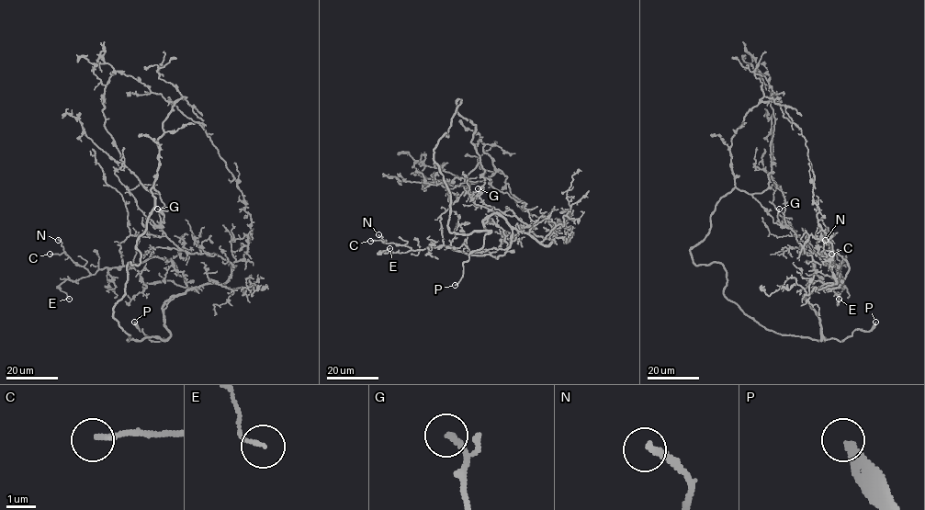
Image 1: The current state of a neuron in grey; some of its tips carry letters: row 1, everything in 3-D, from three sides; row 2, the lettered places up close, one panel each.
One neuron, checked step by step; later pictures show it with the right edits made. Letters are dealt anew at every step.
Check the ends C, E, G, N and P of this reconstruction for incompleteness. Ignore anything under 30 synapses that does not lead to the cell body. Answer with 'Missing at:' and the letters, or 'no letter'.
Missing at: C, P

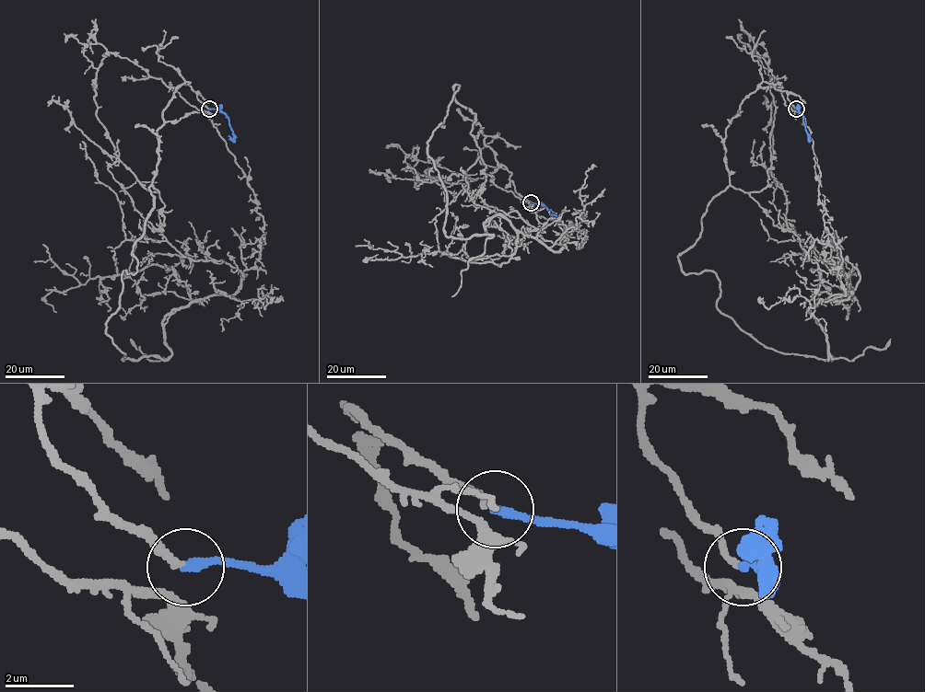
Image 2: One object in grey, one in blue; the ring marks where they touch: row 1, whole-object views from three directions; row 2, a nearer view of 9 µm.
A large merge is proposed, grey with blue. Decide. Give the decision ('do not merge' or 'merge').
merge

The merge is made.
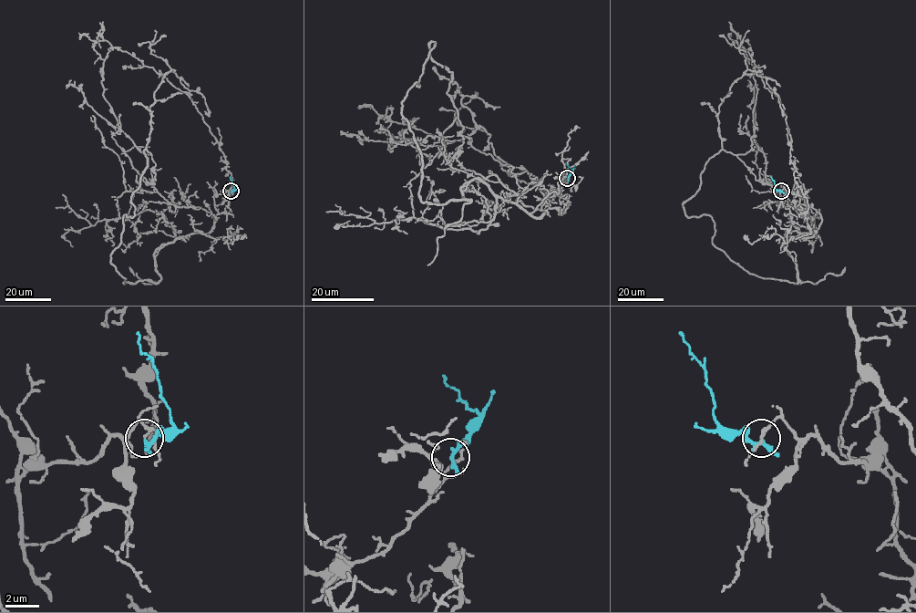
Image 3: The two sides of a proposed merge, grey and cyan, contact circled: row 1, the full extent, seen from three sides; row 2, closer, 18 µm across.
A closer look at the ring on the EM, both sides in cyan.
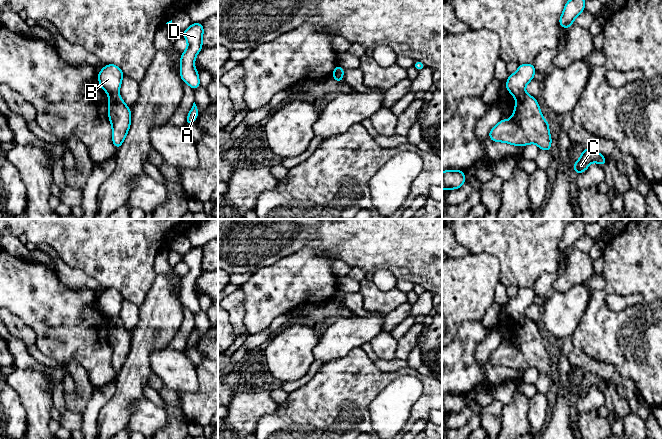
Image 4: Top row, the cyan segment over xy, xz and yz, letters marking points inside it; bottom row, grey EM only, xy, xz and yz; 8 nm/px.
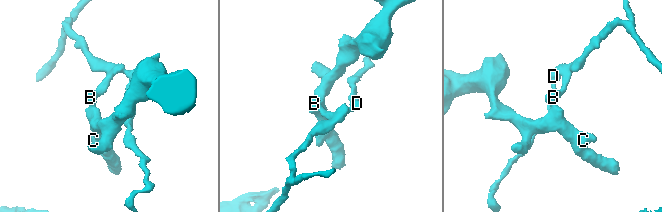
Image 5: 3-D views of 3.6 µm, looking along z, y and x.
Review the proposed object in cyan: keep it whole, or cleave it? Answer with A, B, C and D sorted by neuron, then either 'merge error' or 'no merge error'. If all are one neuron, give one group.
groups A B D / C; merge error

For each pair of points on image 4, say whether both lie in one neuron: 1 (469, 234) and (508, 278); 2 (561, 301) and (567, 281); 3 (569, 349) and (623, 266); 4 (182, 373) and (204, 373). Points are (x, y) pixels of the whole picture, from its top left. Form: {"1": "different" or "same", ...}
{"1": "same", "2": "different", "3": "different", "4": "different"}

